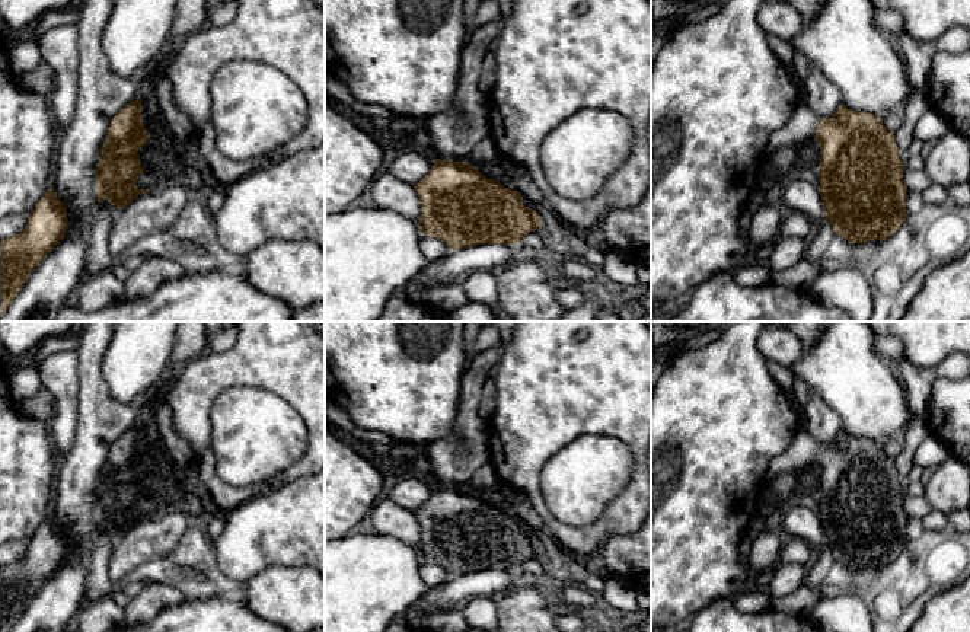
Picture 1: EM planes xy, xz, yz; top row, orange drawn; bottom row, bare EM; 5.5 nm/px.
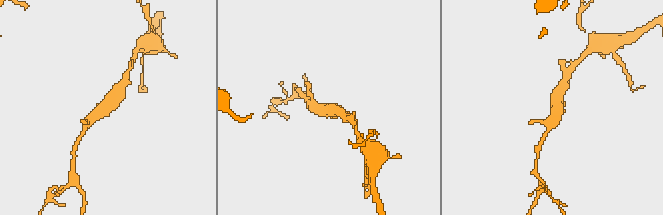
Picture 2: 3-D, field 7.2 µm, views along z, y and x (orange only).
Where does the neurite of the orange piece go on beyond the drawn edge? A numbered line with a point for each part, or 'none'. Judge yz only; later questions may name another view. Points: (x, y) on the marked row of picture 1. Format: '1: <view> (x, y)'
1: yz (801, 125)

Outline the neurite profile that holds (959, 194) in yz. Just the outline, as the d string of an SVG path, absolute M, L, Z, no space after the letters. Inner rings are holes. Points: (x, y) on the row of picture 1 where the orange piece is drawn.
M970 182L954 185L948 189L948 200L955 210L970 205Z

